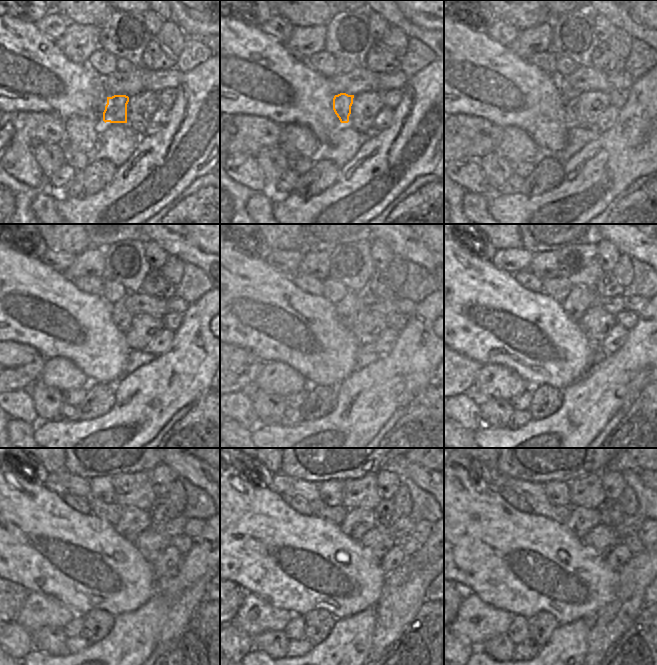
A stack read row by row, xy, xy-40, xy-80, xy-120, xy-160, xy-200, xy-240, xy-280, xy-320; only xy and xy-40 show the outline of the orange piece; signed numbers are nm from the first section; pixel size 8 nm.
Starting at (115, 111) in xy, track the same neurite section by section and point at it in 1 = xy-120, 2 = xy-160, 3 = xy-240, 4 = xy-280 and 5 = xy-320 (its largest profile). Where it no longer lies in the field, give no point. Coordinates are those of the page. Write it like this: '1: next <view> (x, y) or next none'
1: next xy-120 (122, 318)
2: next xy-160 (347, 309)
3: next xy-240 (133, 521)
4: next xy-280 (357, 522)
5: next xy-320 (582, 520)

